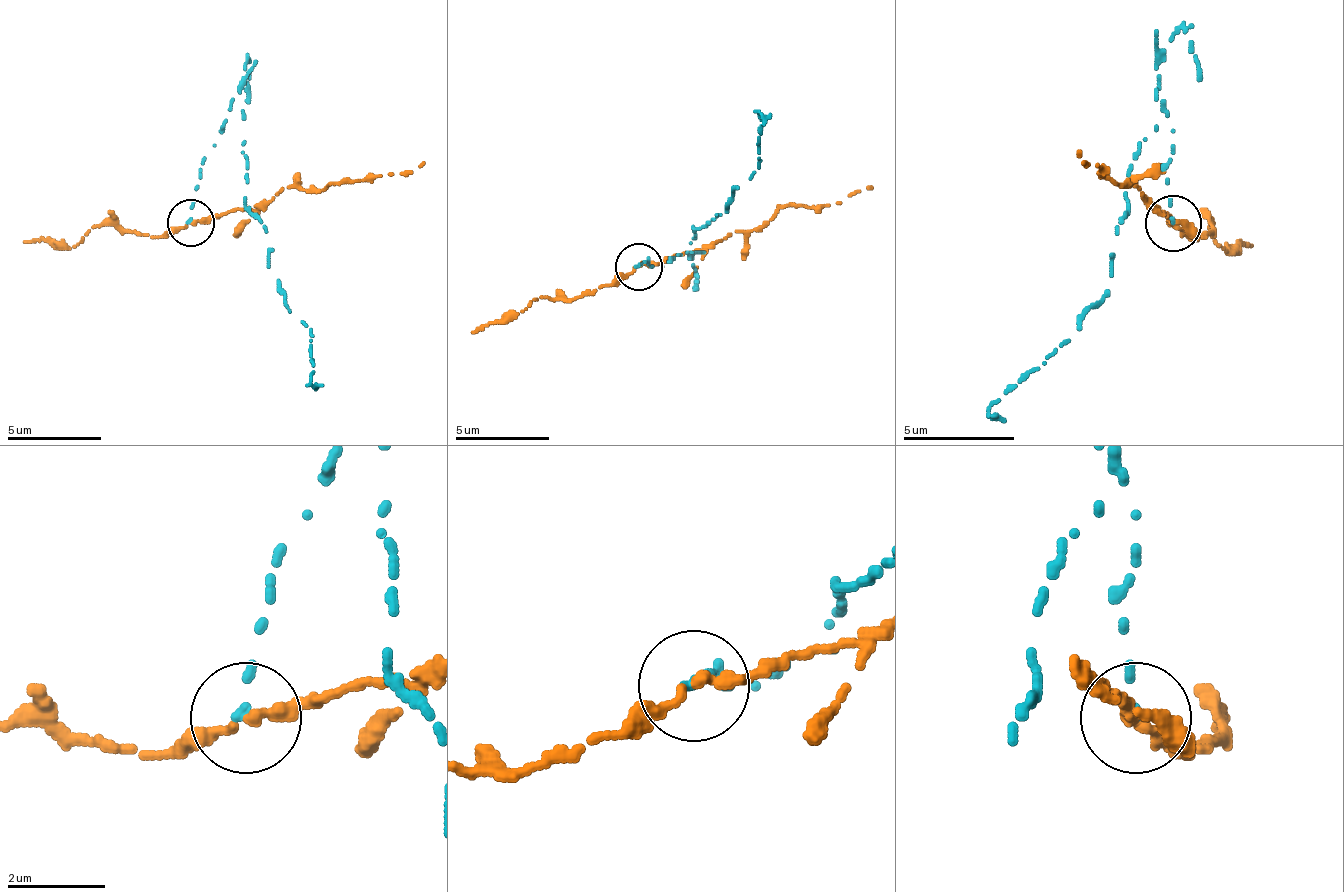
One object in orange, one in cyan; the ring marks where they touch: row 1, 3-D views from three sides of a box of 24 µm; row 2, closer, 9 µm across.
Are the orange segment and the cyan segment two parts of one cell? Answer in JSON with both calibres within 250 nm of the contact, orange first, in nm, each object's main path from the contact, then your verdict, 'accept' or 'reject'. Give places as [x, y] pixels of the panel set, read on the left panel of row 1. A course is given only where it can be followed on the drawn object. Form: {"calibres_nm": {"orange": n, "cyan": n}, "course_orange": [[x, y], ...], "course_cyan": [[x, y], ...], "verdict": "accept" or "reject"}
{"calibres_nm": {"orange": 220, "cyan": 160}, "course_orange": [[189, 222], [265, 207], [288, 189], [312, 189], [382, 174], [425, 160]], "course_cyan": [[189, 222], [199, 174], [218, 132], [241, 142], [251, 212], [265, 226], [288, 311], [312, 330], [316, 391]], "verdict": "reject"}

